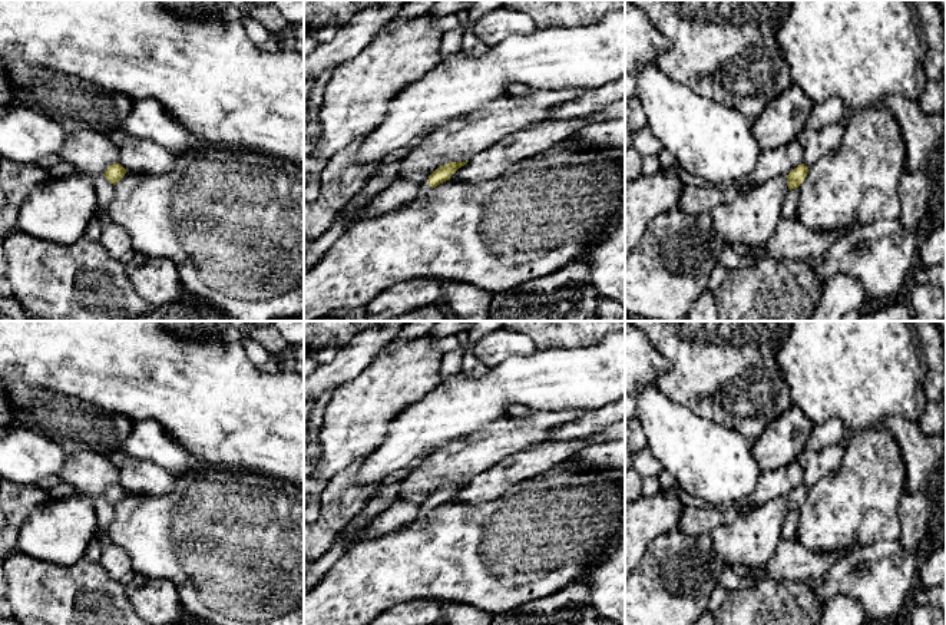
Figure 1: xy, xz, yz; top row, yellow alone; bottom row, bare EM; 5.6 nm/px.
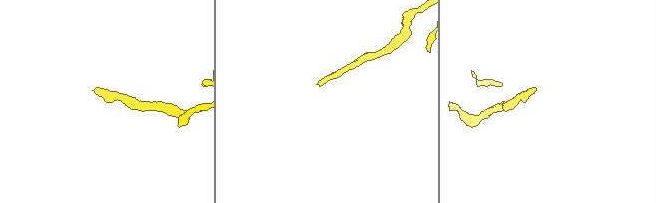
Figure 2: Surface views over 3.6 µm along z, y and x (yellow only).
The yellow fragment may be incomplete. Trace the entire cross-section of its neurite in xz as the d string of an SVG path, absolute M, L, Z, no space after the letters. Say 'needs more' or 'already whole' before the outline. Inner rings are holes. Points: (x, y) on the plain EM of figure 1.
needs more | M469 482L466 483L449 483L444 487L437 489L427 502L424 502L423 505L420 505L420 510L416 519L420 519L426 515L429 515L433 509L436 509L437 506L449 502L452 499L452 496L462 487L464 487Z

